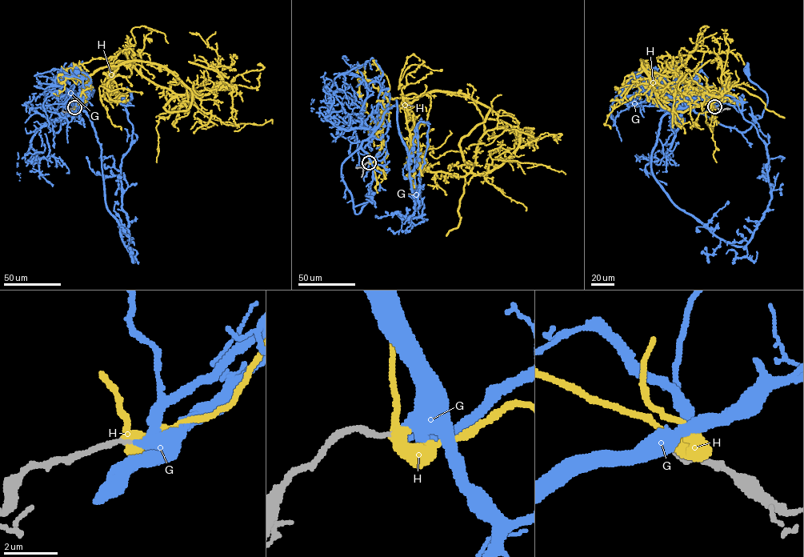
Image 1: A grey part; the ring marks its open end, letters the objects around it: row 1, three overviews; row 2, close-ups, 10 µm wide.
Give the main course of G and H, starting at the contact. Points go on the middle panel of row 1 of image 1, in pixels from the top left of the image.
G: (369, 162), (369, 156), (358, 149), (342, 165), (341, 177), (350, 194), (357, 214), (366, 203), (370, 192)
H: (369, 162), (390, 98), (449, 91), (482, 118), (471, 171), (498, 168), (516, 131), (505, 154), (513, 170)

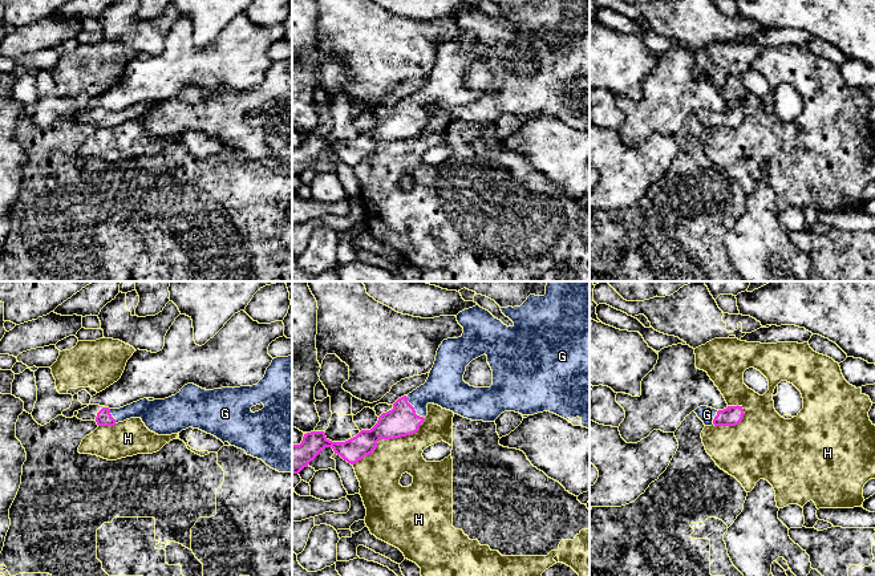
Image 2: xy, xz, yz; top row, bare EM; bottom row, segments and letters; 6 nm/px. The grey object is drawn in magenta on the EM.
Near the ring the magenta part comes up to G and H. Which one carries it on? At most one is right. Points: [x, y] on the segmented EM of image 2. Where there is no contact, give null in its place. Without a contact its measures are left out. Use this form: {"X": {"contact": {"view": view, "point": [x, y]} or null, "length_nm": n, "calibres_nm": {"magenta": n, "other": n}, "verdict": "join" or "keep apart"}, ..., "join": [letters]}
{"G": {"contact": {"view": "xz", "point": [413, 409]}, "length_nm": 180, "calibres_nm": {"magenta": 190, "other": 240}, "verdict": "join"}, "H": {"contact": {"view": "xz", "point": [388, 438]}, "length_nm": 550, "calibres_nm": {"magenta": 190, "other": 260}, "verdict": "keep apart"}, "join": ["G"]}

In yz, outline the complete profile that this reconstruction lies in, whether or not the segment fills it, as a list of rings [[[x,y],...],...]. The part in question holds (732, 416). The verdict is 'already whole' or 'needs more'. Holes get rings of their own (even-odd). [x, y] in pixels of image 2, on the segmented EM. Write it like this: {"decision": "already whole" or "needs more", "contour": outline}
{"decision": "needs more", "contour": [[[700,406],[694,410],[697,417],[705,426],[736,426],[738,425],[745,413],[742,406],[728,406],[724,410],[716,410],[708,406]]]}

